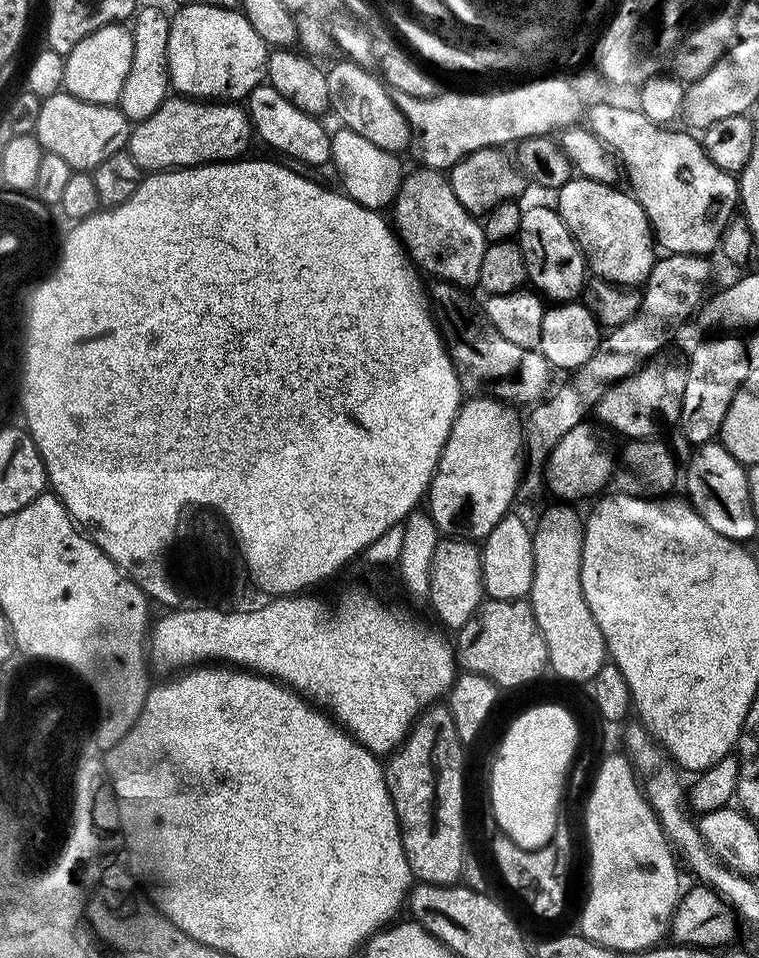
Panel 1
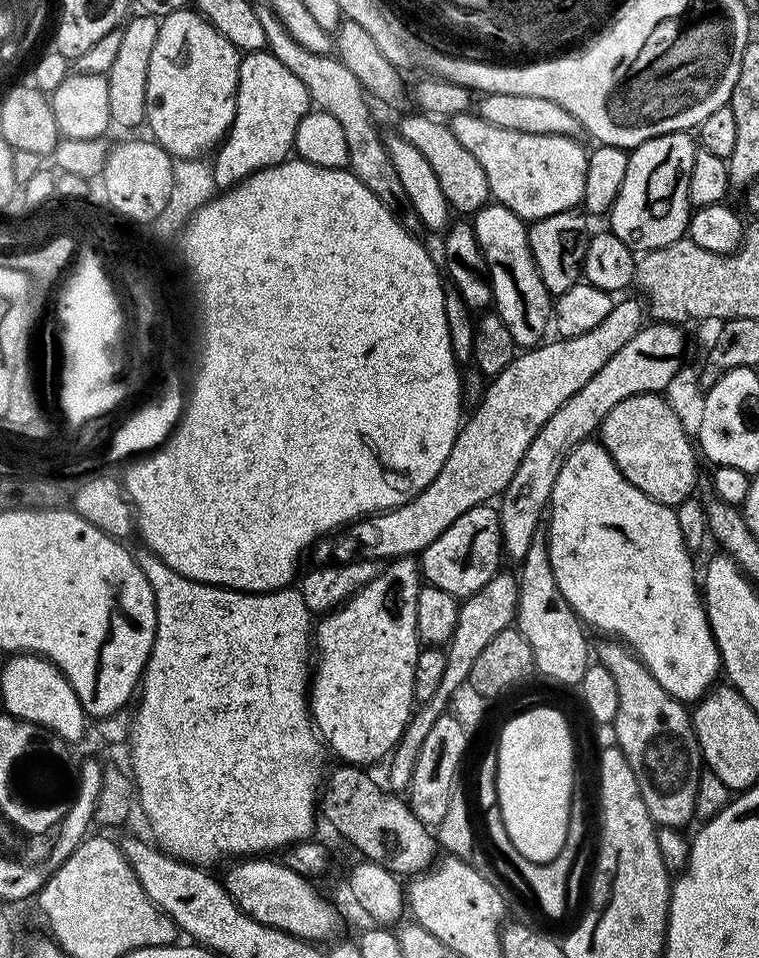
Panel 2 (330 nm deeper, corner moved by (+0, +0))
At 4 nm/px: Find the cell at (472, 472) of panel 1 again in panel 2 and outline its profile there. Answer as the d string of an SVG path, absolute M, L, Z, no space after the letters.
M398 556L395 560L389 560L377 571L376 576L368 584L363 585L351 597L340 604L339 607L323 613L320 620L314 624L314 671L310 676L310 719L315 731L322 737L323 743L329 749L332 748L341 756L340 760L345 765L371 766L375 760L380 760L389 755L403 736L407 724L414 711L416 691L414 690L414 666L418 662L418 654L422 650L418 638L418 594L422 587L420 565L416 556Z

